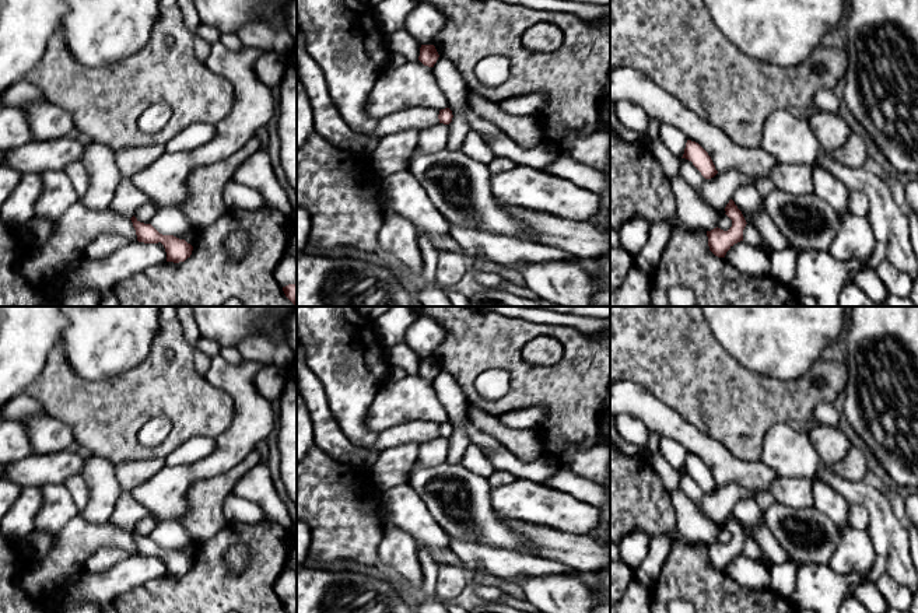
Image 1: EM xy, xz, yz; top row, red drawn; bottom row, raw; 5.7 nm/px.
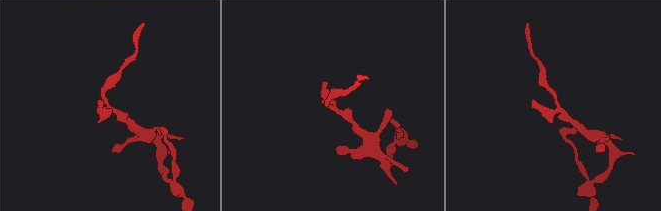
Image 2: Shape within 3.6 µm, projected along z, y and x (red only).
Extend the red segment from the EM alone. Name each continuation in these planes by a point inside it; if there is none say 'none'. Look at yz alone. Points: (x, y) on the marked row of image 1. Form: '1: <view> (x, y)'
none

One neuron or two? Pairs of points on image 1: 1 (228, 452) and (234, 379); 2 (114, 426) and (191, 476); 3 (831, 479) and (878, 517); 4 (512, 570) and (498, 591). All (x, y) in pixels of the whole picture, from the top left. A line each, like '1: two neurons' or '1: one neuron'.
1: one neuron
2: two neurons
3: one neuron
4: two neurons

